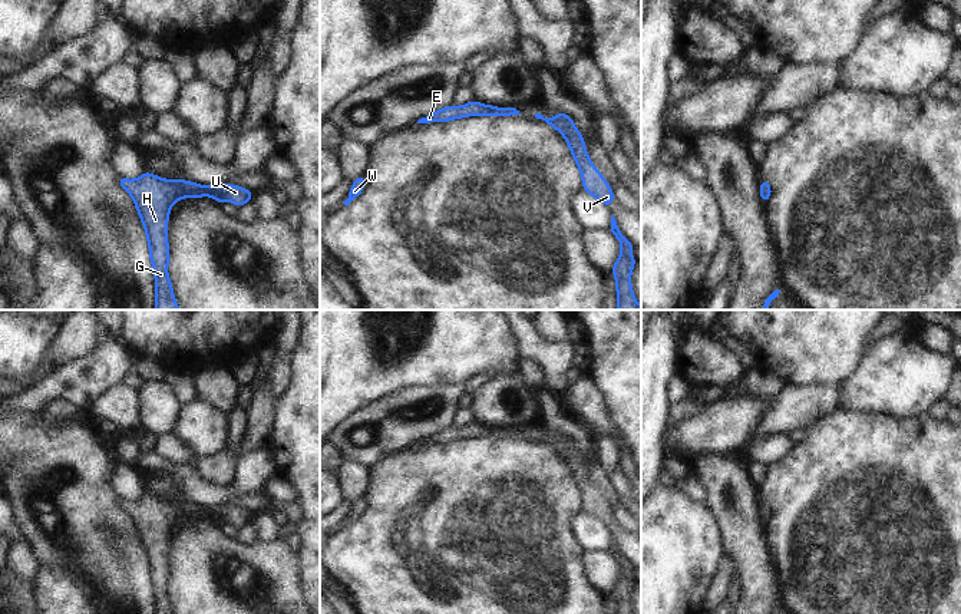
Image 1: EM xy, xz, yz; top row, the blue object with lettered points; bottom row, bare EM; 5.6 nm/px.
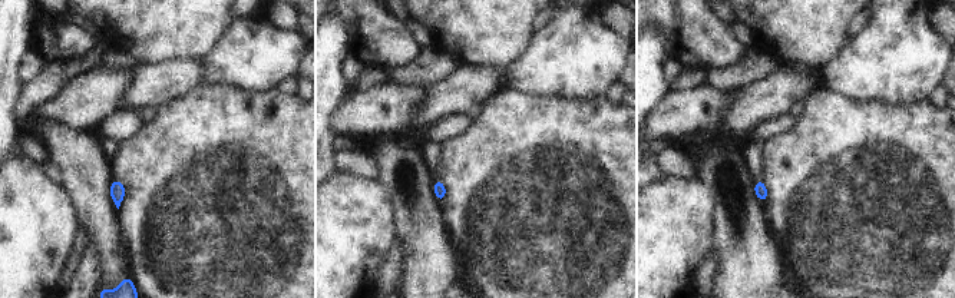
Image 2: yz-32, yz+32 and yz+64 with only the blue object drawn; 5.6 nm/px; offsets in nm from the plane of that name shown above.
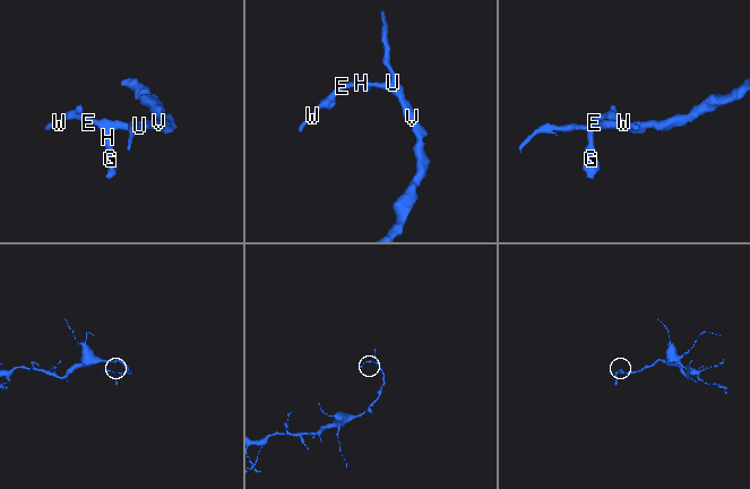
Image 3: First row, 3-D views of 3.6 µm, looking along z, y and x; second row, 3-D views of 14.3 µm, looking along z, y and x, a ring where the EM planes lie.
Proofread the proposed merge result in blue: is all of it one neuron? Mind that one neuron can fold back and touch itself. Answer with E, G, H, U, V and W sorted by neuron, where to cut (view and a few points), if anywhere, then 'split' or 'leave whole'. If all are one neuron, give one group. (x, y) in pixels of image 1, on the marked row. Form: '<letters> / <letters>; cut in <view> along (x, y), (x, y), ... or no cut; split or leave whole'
E G H U V W; no cut; leave whole

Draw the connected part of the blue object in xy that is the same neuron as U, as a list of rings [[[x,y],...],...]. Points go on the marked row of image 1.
[[[143,172],[138,179],[119,176],[118,182],[132,197],[146,232],[155,275],[155,310],[179,310],[168,275],[166,227],[172,205],[181,198],[212,197],[218,204],[229,201],[240,208],[251,201],[254,192],[229,184],[202,186],[181,178],[168,181],[151,172]]]

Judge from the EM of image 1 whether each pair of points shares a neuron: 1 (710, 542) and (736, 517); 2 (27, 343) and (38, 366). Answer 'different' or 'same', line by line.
1: different
2: same

